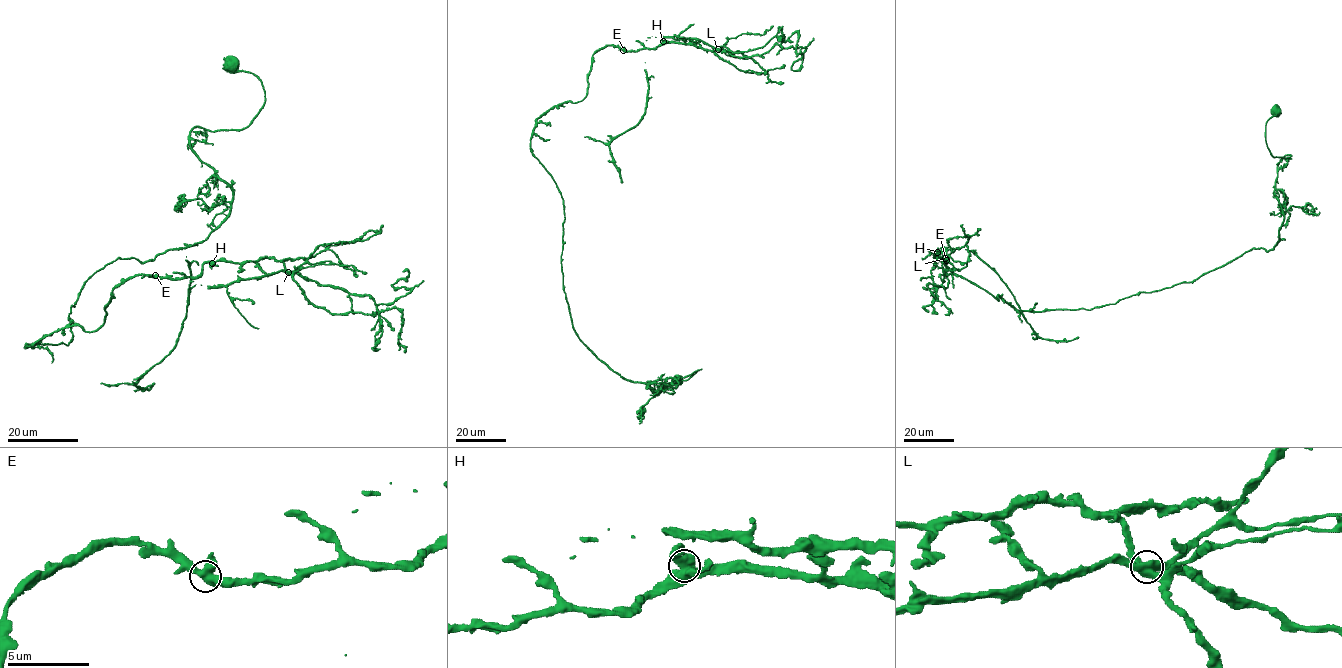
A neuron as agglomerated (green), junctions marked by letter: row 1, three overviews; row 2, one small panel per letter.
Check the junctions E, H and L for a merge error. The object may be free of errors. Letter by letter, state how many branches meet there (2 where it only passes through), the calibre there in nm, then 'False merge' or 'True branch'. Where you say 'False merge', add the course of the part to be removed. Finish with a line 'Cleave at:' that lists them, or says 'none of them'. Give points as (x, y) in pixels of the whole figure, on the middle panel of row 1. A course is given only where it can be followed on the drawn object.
E: Branches: 4. Thickness 500 nm. True branch
H: Branches: 4. Thickness 550 nm. True branch
L: Branches: 4. Thickness 550 nm. False merge. Course of the part to remove: (718, 49), (698, 39), (663, 36), (646, 40), (645, 112), (636, 125), (609, 144), (612, 161), (622, 183)
Cleave at: L

